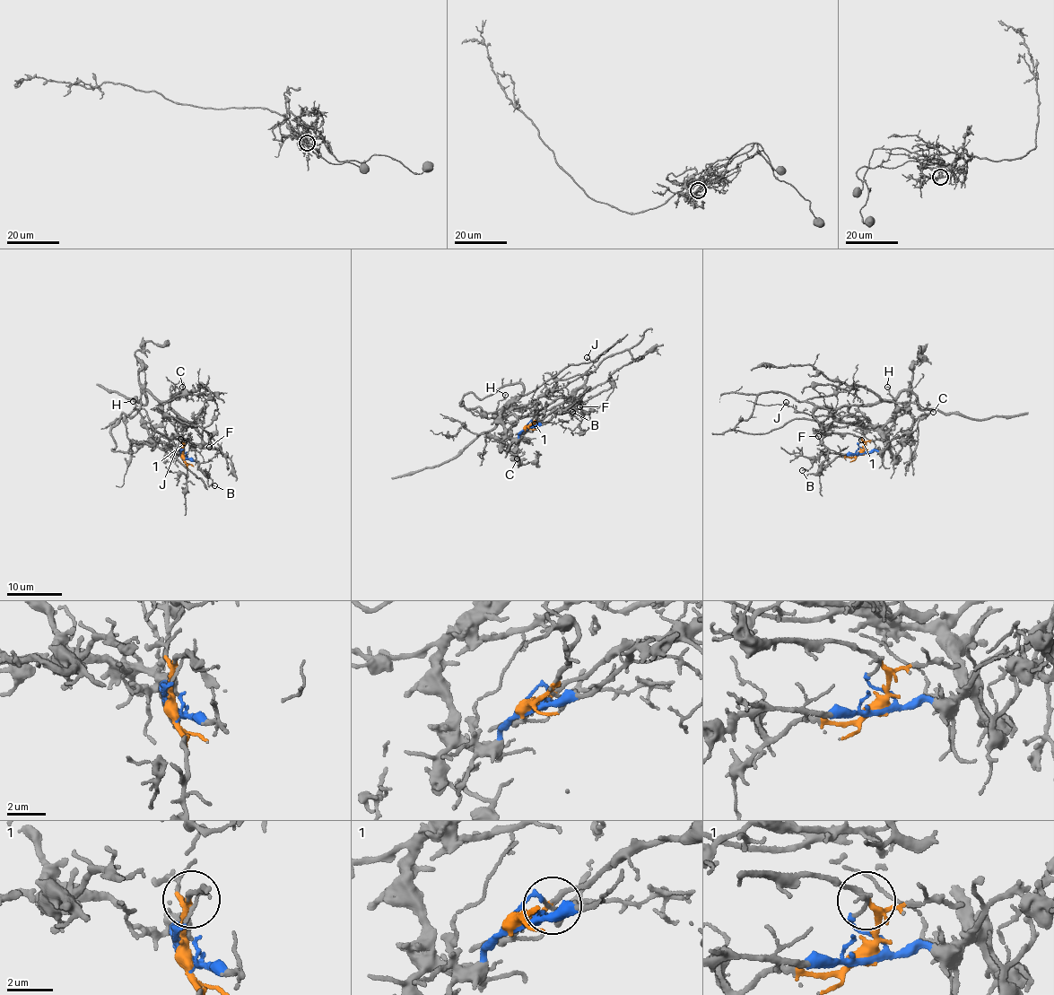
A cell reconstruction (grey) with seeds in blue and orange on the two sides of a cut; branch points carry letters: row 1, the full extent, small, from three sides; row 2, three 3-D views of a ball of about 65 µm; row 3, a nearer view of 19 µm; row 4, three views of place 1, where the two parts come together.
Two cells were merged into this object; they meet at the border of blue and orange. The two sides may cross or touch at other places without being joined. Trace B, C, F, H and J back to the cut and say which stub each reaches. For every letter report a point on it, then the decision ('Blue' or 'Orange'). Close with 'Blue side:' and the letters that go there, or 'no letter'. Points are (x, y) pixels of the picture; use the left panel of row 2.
B: Place: (214, 485). Blue
C: Place: (182, 387). Orange
F: Place: (209, 447). Orange
H: Place: (133, 401). Blue
J: Place: (180, 439). Blue
Blue side: B, H, J

